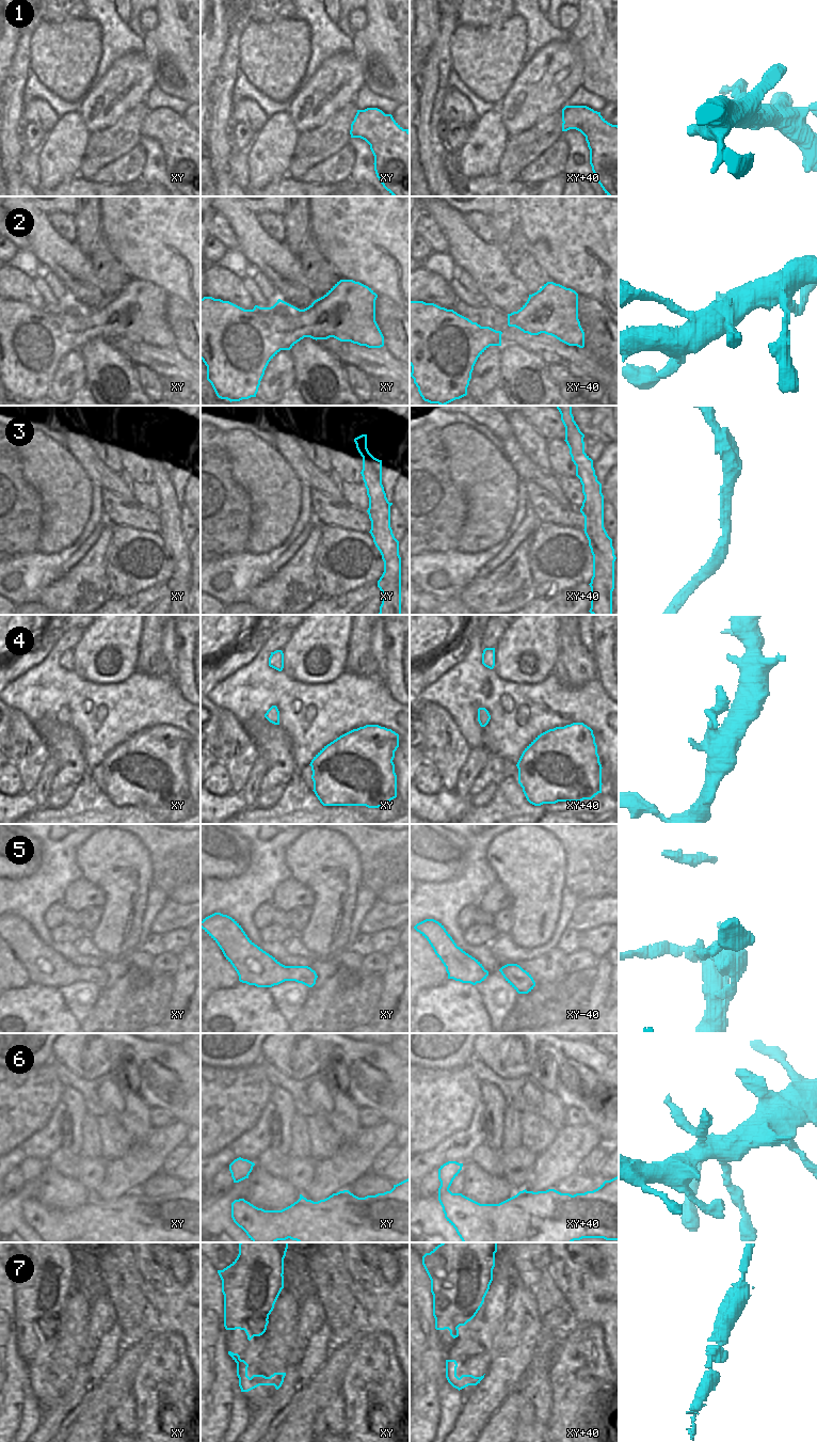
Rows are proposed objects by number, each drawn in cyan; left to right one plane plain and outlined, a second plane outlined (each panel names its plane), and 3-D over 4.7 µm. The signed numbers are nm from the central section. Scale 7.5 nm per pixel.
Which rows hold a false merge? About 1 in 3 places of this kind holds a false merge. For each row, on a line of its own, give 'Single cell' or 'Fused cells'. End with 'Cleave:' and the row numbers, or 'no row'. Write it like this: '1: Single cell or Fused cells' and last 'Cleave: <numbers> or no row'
1: Fused cells
2: Single cell
3: Single cell
4: Single cell
5: Single cell
6: Single cell
7: Single cell
Cleave: 1

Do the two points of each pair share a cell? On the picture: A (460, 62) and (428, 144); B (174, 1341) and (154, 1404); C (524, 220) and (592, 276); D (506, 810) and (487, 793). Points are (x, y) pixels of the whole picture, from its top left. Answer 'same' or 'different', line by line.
A: different
B: same
C: same
D: different

